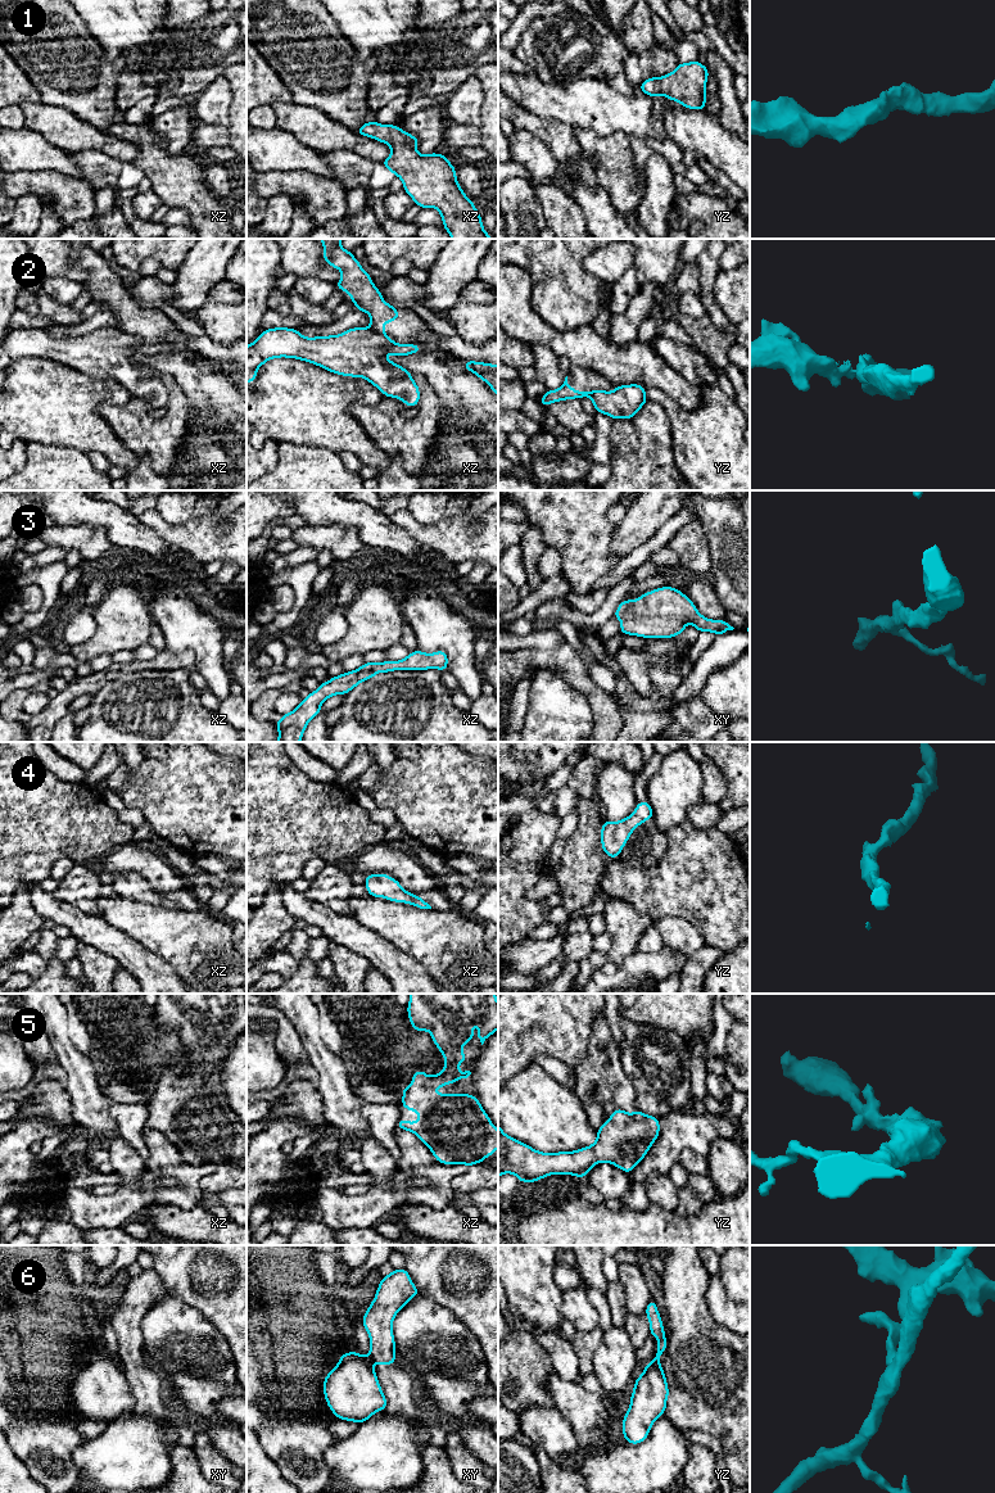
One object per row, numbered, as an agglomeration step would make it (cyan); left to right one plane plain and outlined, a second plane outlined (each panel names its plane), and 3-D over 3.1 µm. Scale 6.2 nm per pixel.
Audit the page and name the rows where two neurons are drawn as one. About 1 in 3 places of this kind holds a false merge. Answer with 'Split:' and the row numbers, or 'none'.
Split: 2, 6

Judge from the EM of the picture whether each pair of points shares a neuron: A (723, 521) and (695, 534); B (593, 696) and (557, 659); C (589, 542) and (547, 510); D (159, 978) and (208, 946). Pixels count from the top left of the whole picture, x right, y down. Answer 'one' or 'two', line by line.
A: two
B: one
C: one
D: two

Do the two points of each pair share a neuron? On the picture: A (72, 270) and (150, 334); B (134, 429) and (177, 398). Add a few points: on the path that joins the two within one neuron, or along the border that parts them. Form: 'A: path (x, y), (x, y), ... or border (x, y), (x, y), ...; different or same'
A: border (69, 254), (89, 271), (84, 284); different
B: path (147, 429), (157, 429), (175, 411); same

